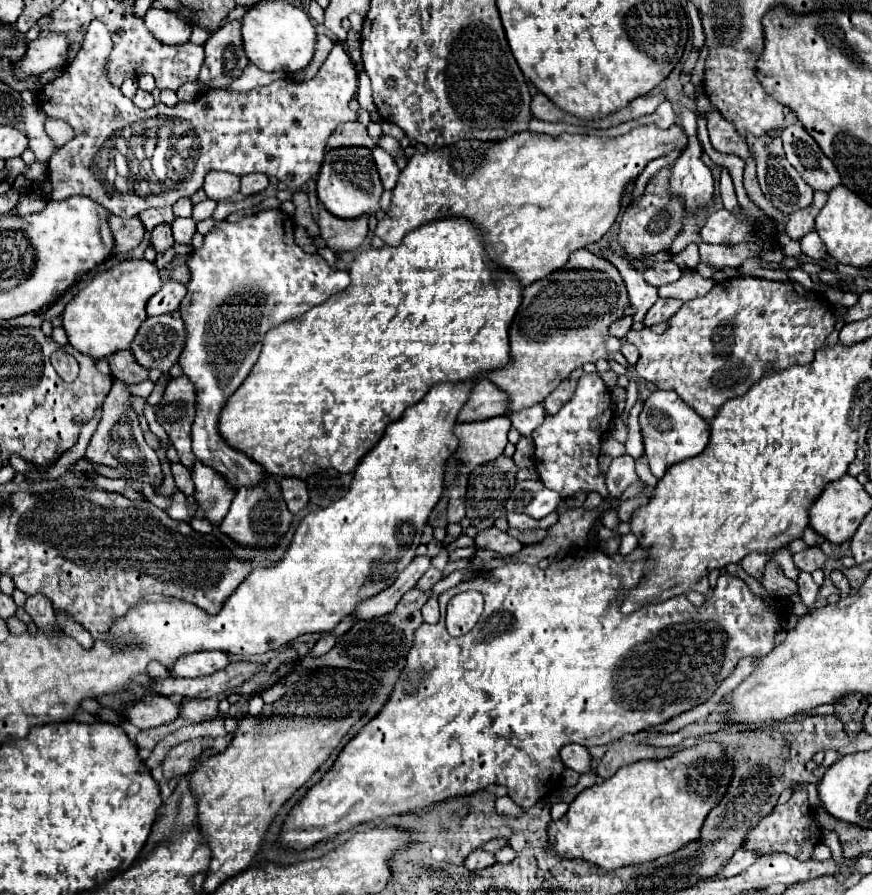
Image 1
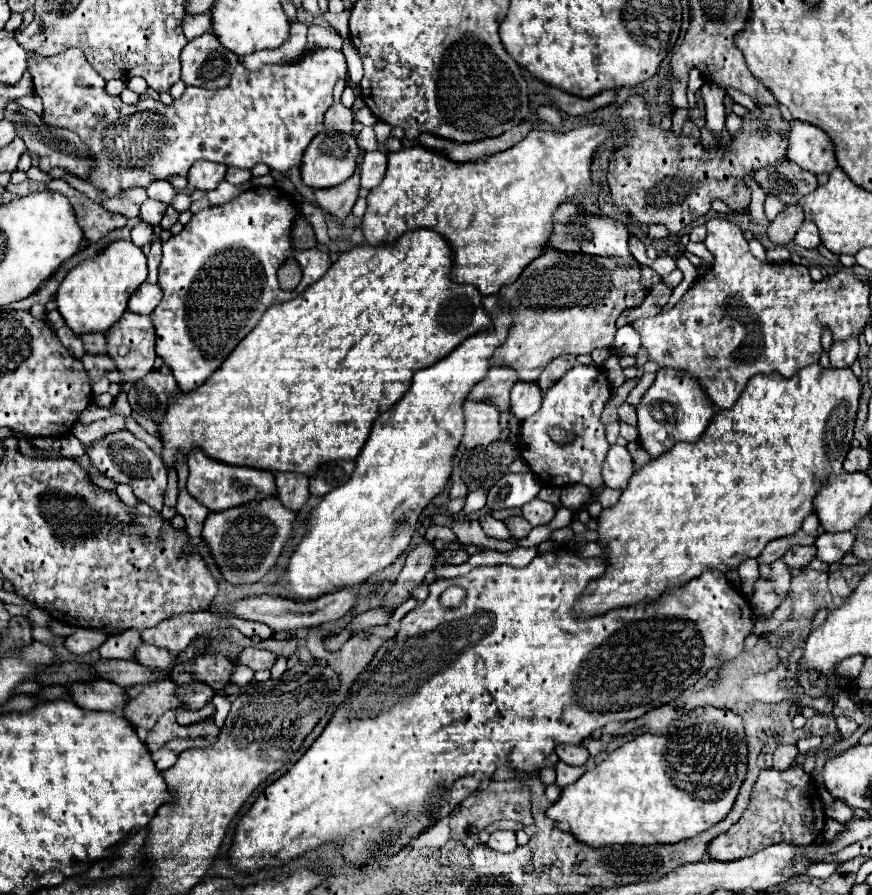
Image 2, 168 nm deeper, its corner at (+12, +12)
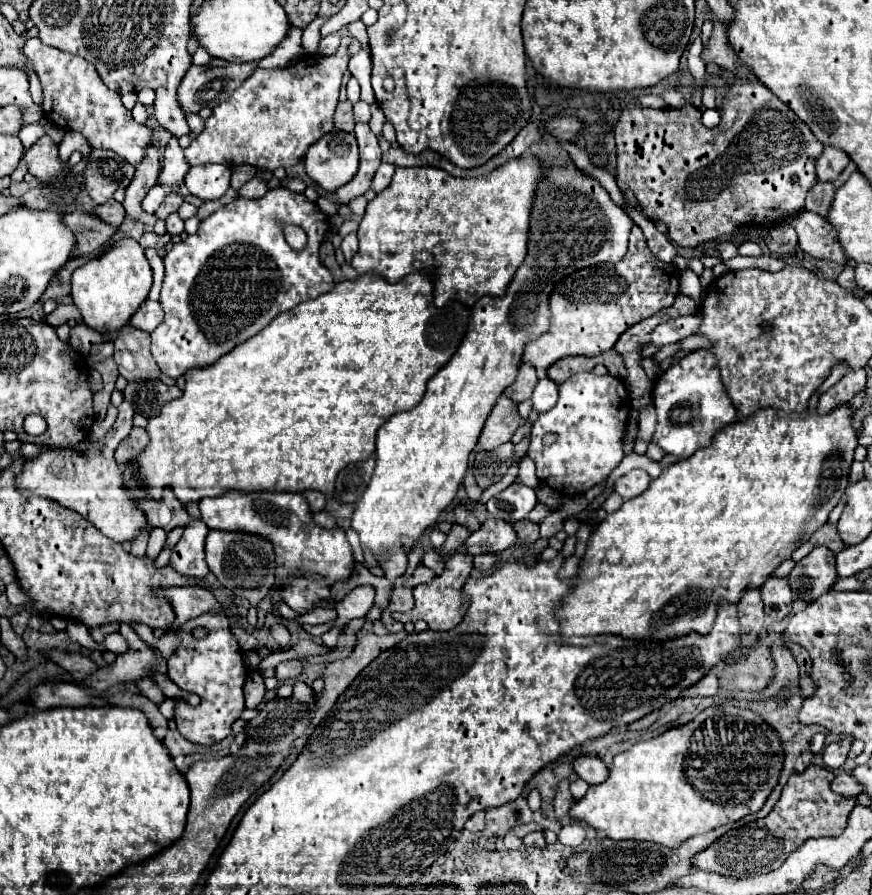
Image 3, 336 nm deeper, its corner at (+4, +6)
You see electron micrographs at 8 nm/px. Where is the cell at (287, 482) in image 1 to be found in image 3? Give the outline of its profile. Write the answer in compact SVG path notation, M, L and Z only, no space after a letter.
M305 490L303 496L305 496L307 504L309 504L311 514L317 514L317 512L321 512L325 508L325 496L321 492L317 492L317 490Z

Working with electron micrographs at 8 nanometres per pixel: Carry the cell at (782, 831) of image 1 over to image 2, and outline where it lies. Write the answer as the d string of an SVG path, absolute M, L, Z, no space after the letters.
M793 764L787 770L763 770L753 788L749 808L727 832L719 834L709 842L707 854L721 862L739 860L751 856L767 846L779 842L791 842L795 846L807 846L823 834L825 826L825 810L823 800L817 792L817 786L803 770L801 764Z

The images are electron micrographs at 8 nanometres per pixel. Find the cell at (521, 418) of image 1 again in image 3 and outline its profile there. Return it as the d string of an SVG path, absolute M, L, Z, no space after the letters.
M543 378L537 382L537 386L533 388L533 410L543 414L549 412L555 404L557 404L557 384L549 382L549 378Z

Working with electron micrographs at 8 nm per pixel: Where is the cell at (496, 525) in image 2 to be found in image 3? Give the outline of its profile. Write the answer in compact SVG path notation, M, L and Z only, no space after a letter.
M489 518L483 522L483 526L477 532L473 532L467 538L465 550L471 556L495 554L495 552L503 552L515 544L517 544L517 534L515 534L513 526L505 520Z

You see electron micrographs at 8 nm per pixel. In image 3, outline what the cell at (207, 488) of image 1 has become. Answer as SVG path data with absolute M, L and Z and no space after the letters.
M191 518L181 540L173 548L171 566L185 576L203 578L209 572L205 562L205 538L207 538L207 524L201 518Z

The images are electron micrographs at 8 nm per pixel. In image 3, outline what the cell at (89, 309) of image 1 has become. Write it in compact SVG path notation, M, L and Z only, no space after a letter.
M123 238L123 246L113 246L103 256L77 268L73 272L71 284L71 298L83 316L83 324L101 334L109 334L121 330L147 298L153 284L153 272L139 242L133 238Z

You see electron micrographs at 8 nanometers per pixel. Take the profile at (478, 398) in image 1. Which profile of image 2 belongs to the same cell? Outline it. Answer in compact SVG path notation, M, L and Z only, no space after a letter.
M491 368L487 378L469 392L469 400L487 400L505 412L509 410L509 392L515 382L517 372L511 368Z

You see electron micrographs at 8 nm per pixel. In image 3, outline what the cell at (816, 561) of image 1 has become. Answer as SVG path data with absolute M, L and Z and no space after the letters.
M817 546L795 564L789 574L789 584L795 592L795 598L815 602L825 590L833 586L835 578L837 572L833 566L833 552Z

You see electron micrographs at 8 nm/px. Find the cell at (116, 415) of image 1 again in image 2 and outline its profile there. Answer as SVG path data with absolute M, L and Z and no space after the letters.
M121 430L117 434L107 434L99 442L95 442L87 450L87 456L97 466L99 472L103 472L107 478L115 480L117 484L129 484L139 502L145 502L151 508L155 508L157 512L161 512L163 494L167 488L167 468L165 468L161 456L157 456L145 442L137 440L131 432Z

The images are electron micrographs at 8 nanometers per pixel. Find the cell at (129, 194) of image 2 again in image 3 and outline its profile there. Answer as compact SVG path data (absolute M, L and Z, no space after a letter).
M115 198L107 200L107 202L101 204L101 206L95 206L93 212L97 212L105 222L109 222L109 224L113 224L113 226L119 226L119 224L123 222L123 218L125 218L125 208L123 208L123 204L117 202Z

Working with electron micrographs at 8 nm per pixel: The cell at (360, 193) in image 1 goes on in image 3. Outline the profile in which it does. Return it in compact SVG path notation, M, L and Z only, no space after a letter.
M333 130L313 144L305 154L305 170L325 192L335 192L359 170L359 148L355 134Z

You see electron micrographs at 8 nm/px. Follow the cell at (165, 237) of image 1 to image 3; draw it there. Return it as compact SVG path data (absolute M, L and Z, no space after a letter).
M169 194L167 198L165 198L165 202L157 208L157 212L155 212L155 216L159 218L159 220L167 220L167 216L169 214L173 214L173 212L177 212L177 208L181 206L181 202L183 202L183 196L179 196L179 194Z

